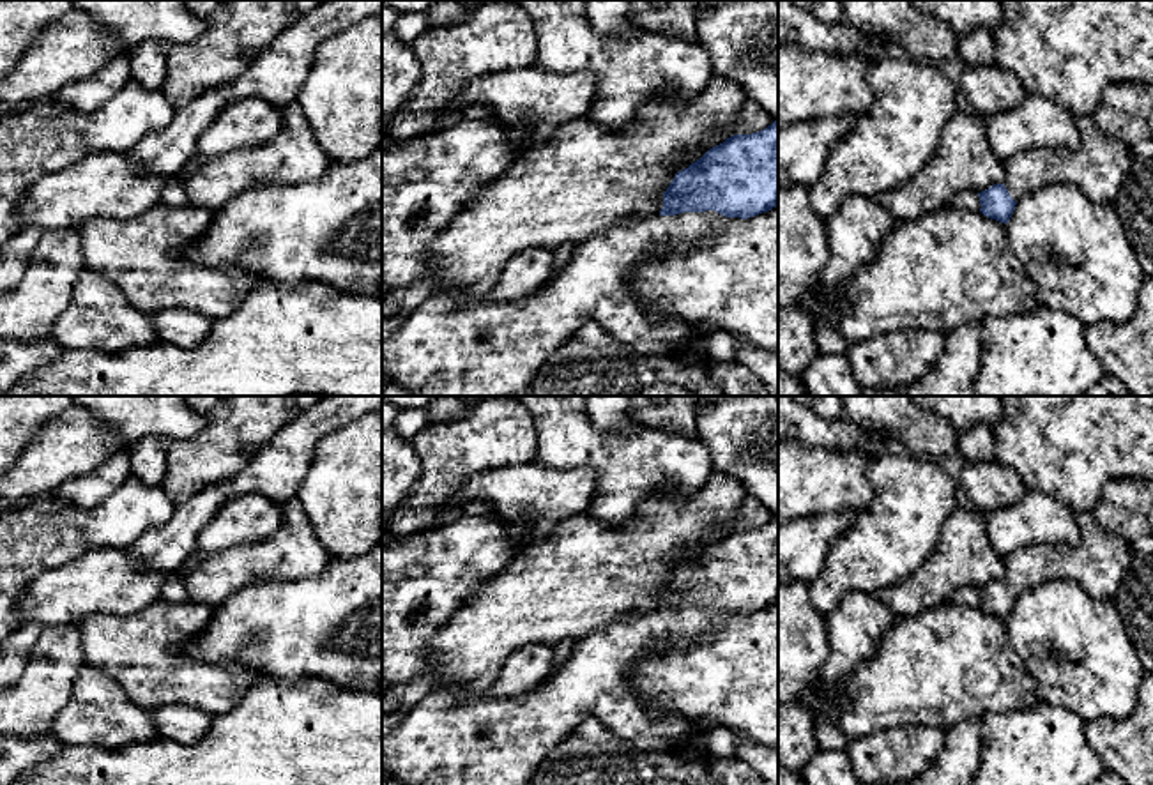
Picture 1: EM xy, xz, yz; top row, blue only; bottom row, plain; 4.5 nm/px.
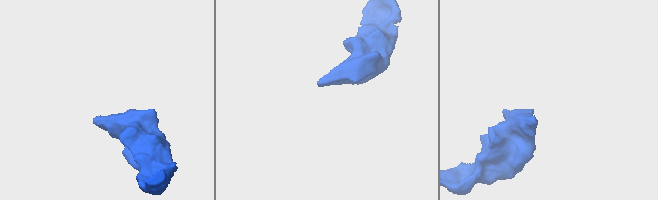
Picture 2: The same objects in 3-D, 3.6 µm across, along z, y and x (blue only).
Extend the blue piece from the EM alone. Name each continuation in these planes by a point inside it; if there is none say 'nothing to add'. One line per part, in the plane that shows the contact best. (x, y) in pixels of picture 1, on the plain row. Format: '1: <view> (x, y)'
1: xz (483, 741)

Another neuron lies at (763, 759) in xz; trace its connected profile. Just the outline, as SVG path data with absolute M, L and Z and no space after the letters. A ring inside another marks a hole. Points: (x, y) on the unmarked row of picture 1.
M736 734L736 737L736 757L746 762L766 785L778 785L778 748L752 743L743 734Z

